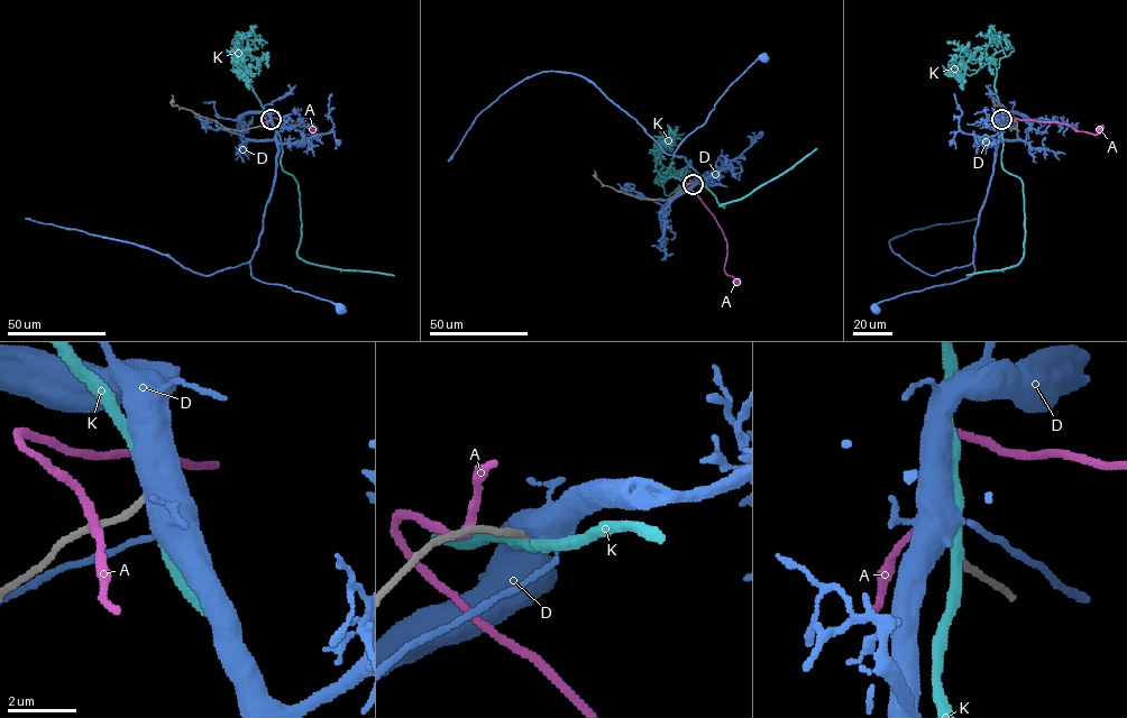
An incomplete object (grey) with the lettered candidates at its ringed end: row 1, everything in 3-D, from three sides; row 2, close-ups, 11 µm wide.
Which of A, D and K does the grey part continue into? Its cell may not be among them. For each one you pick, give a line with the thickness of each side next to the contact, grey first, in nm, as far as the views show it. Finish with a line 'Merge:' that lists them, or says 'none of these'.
Merge: none of these

